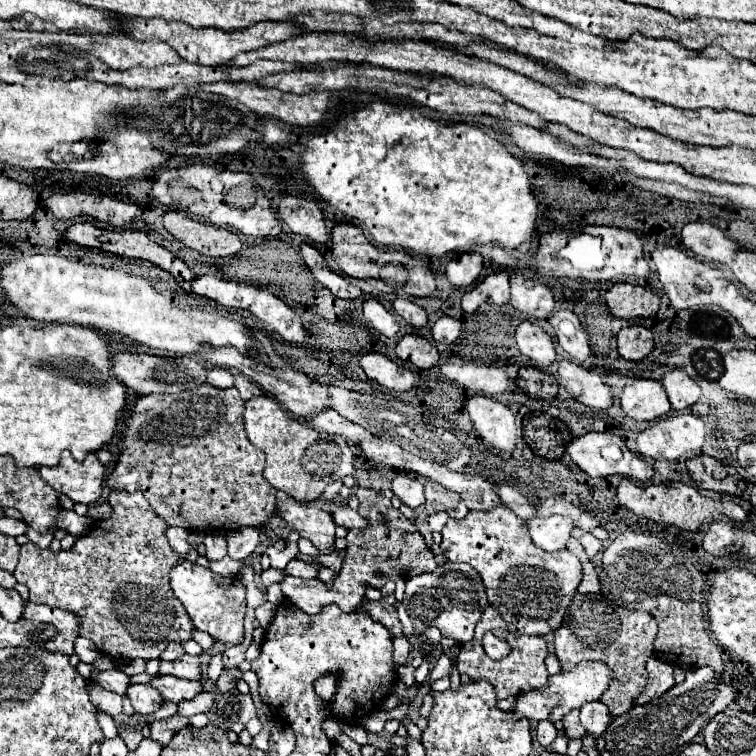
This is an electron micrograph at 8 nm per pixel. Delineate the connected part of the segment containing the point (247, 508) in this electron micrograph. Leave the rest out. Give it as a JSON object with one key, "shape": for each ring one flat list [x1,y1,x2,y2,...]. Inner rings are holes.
{"shape":[[201,384,193,390,187,392,179,392,179,394,149,394,149,396,141,396,135,400,133,408,129,410,129,414,123,418,123,438,119,440,119,458,117,464,113,468,113,472,107,476,105,480,105,488,109,488,111,492,135,492,141,490,147,498,147,502,151,504,151,508,169,524,169,526,181,526,193,532,233,532,245,526,261,526,263,522,267,522,275,510,275,500,277,500,277,490,267,484,267,480,263,478,263,468,265,468,265,454,255,448,245,430,243,430,243,410,245,410,245,402,241,400,237,388,213,388,209,384]]}

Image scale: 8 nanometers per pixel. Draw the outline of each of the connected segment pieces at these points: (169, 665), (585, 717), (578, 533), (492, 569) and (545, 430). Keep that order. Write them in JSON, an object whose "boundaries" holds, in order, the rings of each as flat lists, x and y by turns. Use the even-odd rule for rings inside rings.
{"boundaries":[[[195,656,193,660,175,660,175,662,159,662,159,674,171,674,175,678,187,678,187,680,199,680,201,670,199,670,199,658]],[[589,702,589,704,581,706,581,726,593,738,599,738,605,732,605,728,609,726,611,720,613,718,611,718,607,706,601,704,601,702]],[[573,528,573,536,581,542,581,546,585,548,585,554,587,554,589,558,593,558,593,556,601,550,601,546,603,546,591,532,583,532,583,530,579,530,579,528]],[[501,504,483,512,471,510,463,520,449,518,441,534,443,534,443,542,441,542,443,556,451,562,467,562,479,572,485,584,489,604,501,614,501,618,507,622,507,628,513,634,545,636,557,630,557,626,565,618,569,602,577,592,577,584,581,584,581,562,577,560,577,556,573,556,569,550,549,554,537,548,531,542,529,532,523,528,521,520]],[[537,410,523,418,523,440,537,456,559,460,565,454,569,440,573,440,573,434,559,418]]]}

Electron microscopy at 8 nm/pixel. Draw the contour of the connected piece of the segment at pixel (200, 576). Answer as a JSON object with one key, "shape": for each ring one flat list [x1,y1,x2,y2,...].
{"shape":[[183,560,181,564,173,566,169,572,171,588,175,596,183,602,193,626,197,630,209,632,215,640,239,644,243,640,243,618,245,618,245,586,237,576,219,576,209,568,199,564,191,564]]}

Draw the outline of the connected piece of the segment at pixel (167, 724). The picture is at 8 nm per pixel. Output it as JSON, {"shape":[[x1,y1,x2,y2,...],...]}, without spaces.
{"shape":[[167,718,167,720,155,720,149,726,151,726,151,738,155,742,159,742,161,746,165,746,165,744,171,742,171,738,175,734,175,730,171,728,171,718]]}

